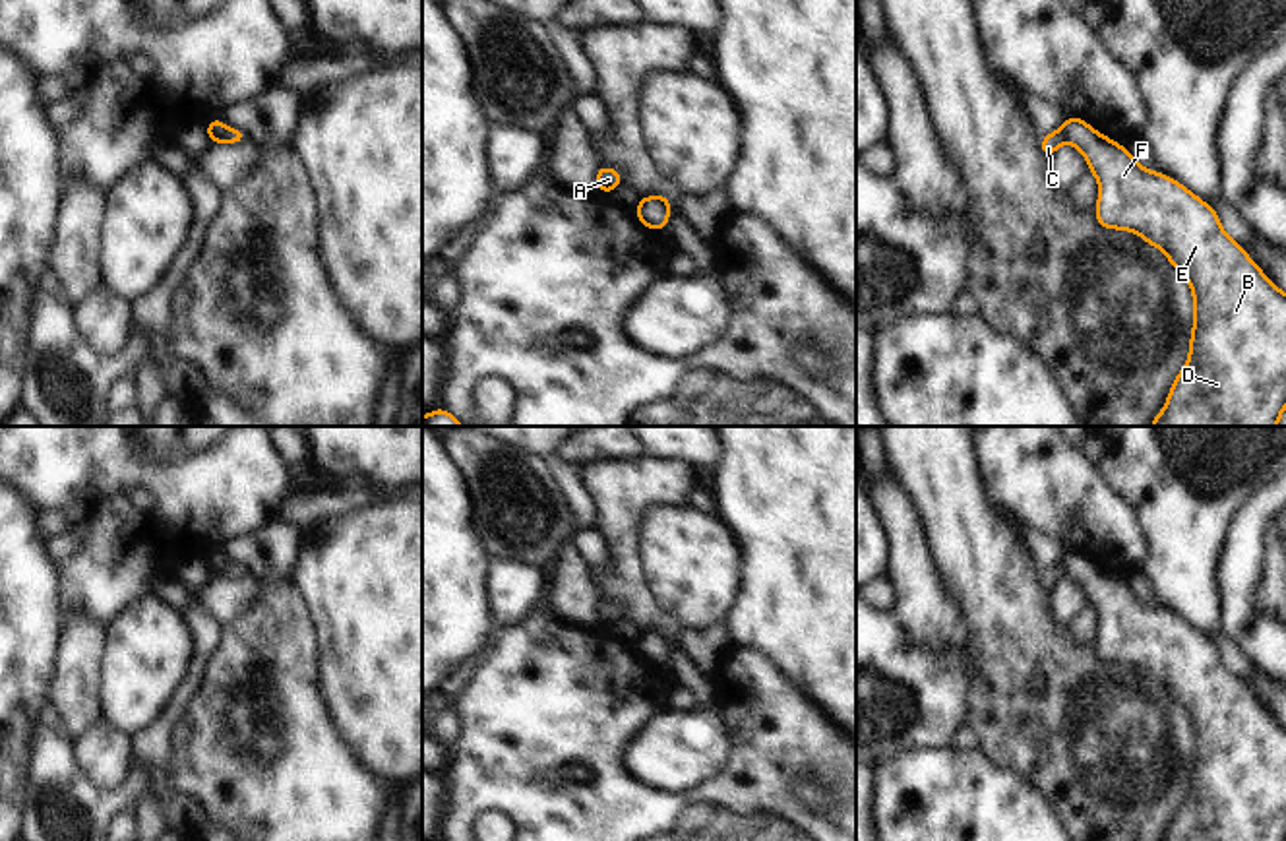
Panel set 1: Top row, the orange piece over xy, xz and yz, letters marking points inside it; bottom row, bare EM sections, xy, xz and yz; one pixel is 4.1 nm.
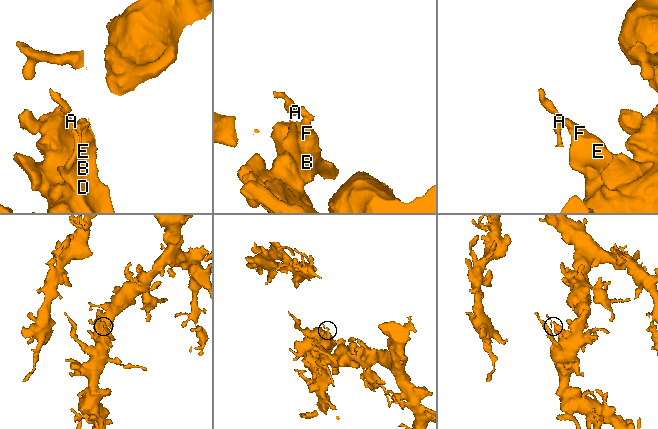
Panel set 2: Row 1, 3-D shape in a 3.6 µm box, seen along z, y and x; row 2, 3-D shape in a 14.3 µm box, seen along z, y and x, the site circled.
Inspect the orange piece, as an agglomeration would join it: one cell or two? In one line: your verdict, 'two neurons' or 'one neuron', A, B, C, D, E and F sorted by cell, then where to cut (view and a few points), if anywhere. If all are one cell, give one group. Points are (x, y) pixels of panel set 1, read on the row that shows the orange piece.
two neurons | A C / B D E F | xy (225, 126), (212, 142)

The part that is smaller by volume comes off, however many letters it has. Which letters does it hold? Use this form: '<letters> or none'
A, C

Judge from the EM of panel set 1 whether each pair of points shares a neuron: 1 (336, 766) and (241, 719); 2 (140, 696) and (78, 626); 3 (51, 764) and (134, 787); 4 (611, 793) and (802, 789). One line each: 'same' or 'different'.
1: same
2: different
3: same
4: different

